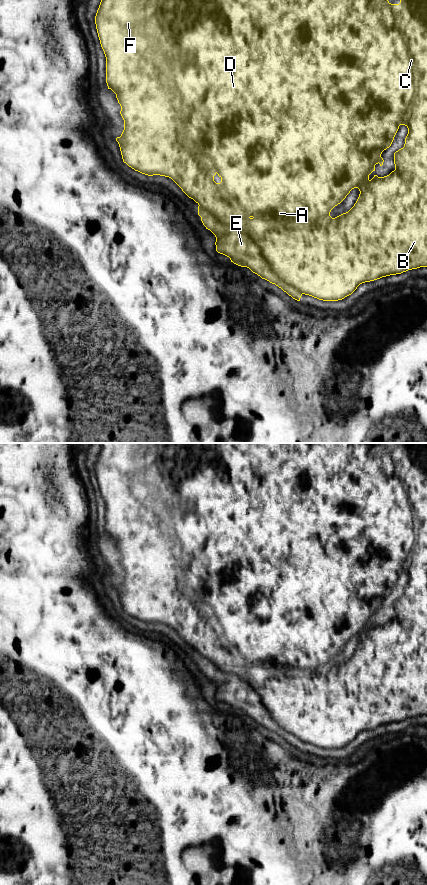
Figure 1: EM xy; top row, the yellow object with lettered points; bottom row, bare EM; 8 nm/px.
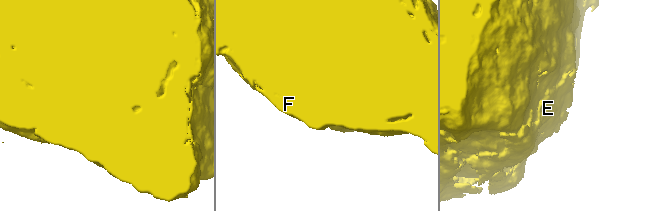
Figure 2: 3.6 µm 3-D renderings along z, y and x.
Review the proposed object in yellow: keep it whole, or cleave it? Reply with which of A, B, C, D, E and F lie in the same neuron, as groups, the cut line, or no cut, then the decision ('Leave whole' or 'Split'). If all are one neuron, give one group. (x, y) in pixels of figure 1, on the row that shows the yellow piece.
Groups: A B C D F / E. Split along xy (199, 205), (241, 227), (271, 269), (302, 293). Split

